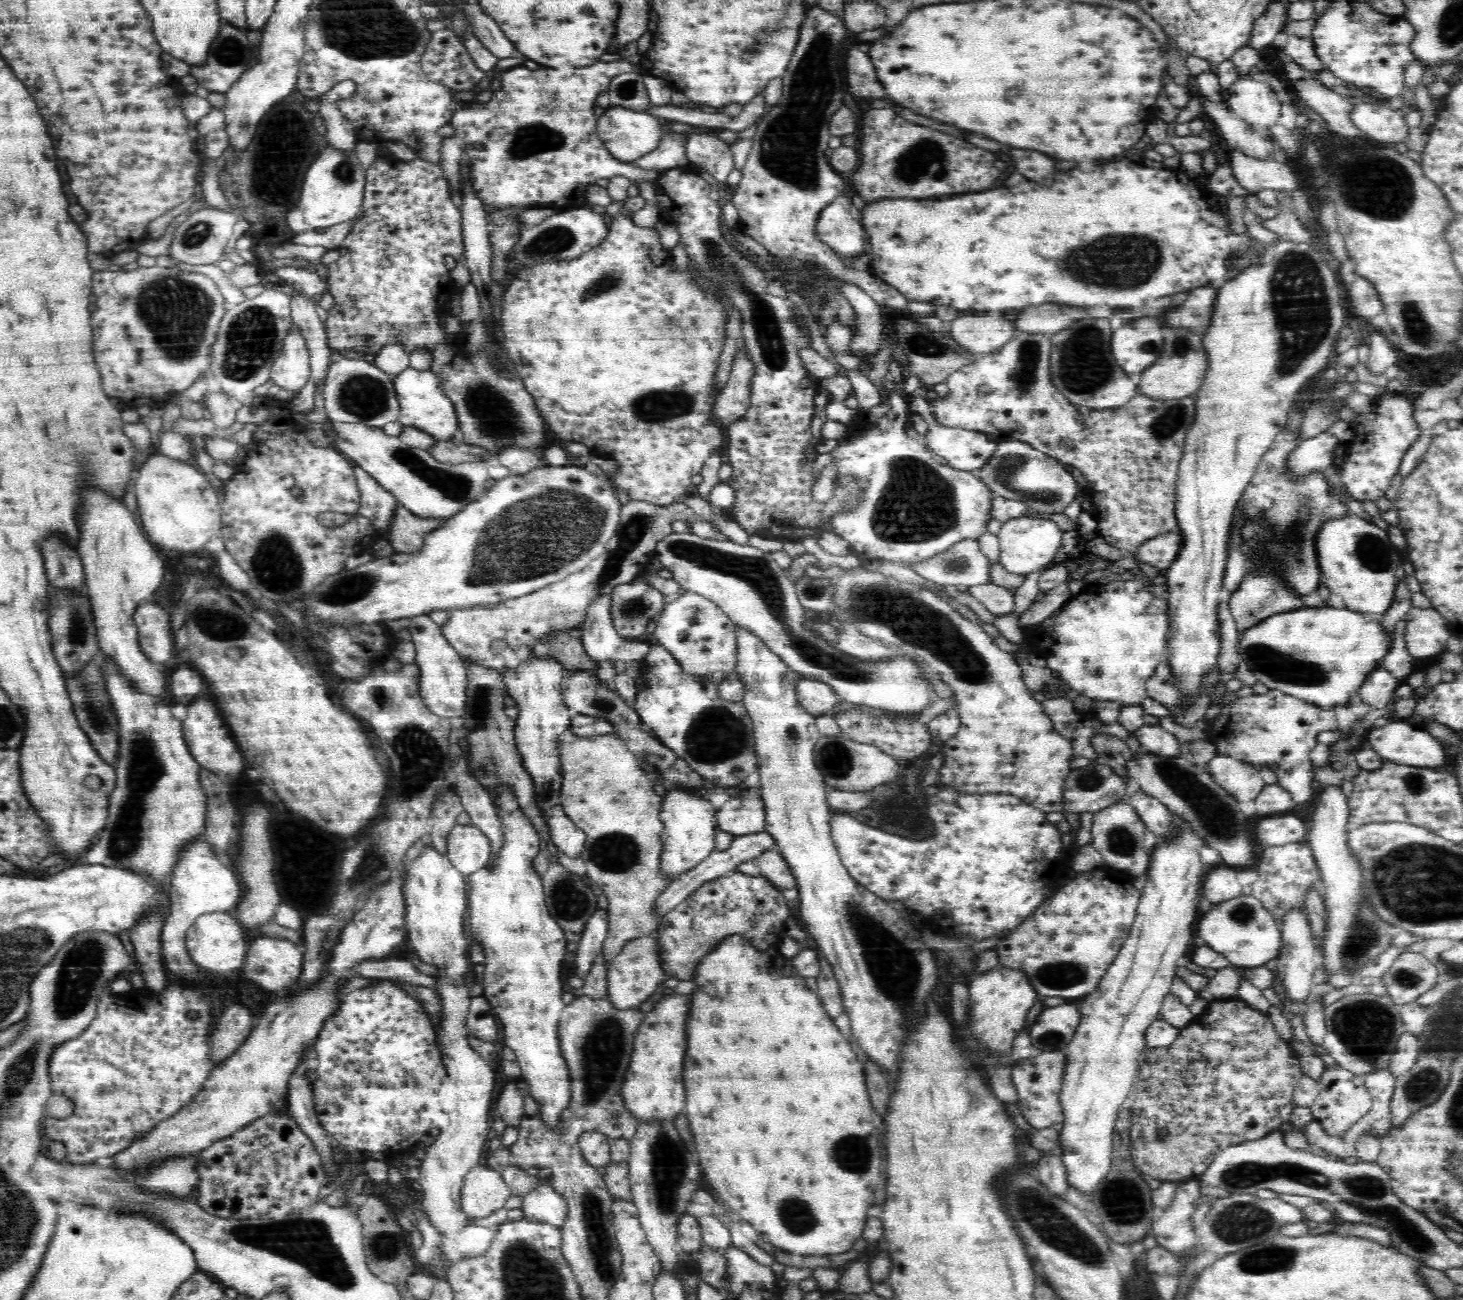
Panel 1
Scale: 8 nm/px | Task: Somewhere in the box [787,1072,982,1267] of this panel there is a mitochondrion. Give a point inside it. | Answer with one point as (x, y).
(852, 1153)

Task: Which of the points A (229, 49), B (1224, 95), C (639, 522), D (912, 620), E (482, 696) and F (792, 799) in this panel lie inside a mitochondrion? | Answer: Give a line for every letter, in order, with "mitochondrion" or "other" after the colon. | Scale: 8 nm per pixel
A: mitochondrion
B: other
C: mitochondrion
D: mitochondrion
E: mitochondrion
F: mitochondrion

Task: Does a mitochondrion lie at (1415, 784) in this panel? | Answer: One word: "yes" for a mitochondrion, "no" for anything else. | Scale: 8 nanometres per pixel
yes

